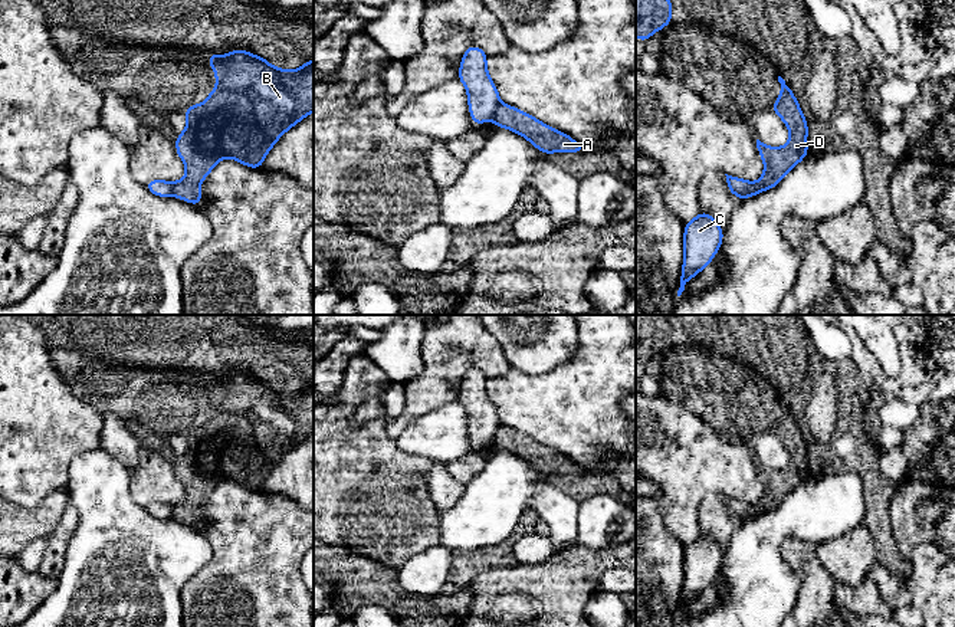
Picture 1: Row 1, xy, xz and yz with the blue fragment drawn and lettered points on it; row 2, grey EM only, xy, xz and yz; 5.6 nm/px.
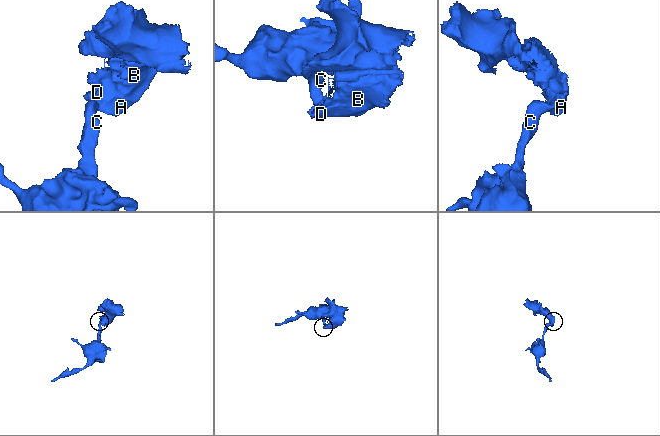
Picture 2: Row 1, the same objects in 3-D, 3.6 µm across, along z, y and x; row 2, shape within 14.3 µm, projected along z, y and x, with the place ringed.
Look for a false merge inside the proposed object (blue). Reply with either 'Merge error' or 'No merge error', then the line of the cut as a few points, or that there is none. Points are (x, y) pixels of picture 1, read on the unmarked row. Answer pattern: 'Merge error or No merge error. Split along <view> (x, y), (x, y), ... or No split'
Merge error. Split along xz (501, 424), (491, 439)

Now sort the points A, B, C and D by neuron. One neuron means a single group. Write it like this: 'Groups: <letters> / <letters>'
Groups: A B D / C

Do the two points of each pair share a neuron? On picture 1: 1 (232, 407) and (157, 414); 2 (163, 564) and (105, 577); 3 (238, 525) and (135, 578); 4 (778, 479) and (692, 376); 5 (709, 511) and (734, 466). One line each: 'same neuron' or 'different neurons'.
1: same neuron
2: same neuron
3: different neurons
4: same neuron
5: different neurons

